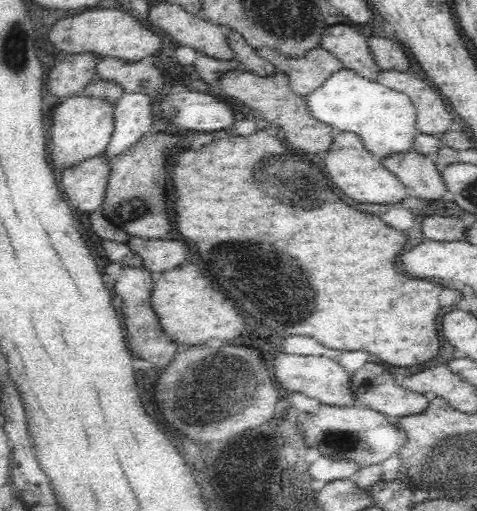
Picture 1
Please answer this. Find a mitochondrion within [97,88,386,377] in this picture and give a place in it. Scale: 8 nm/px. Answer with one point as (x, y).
(228, 259)

